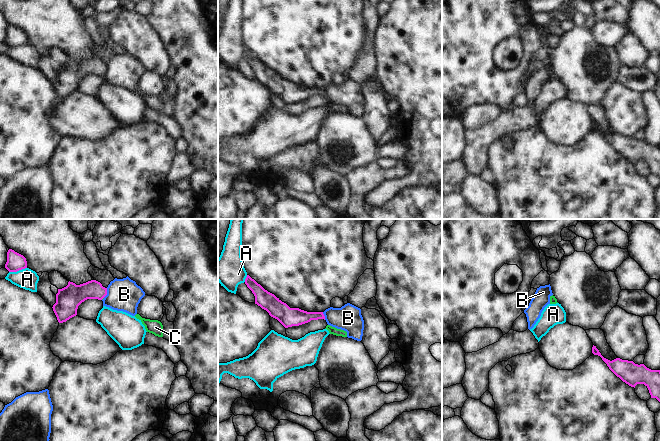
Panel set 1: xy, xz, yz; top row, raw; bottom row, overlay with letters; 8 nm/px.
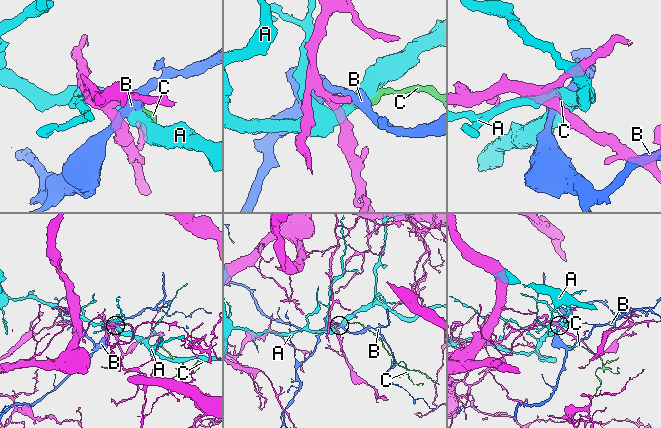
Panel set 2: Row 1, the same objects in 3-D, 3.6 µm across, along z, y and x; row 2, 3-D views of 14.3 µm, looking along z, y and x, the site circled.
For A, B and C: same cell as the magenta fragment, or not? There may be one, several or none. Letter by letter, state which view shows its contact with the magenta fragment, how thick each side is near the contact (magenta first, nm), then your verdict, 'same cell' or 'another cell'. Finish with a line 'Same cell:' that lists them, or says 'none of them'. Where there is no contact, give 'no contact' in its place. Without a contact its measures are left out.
A: meets magenta in xy; 140 nm thick on the magenta side, 160 nm on the other; another cell
B: meets magenta in xy; 160 nm thick on the magenta side, 260 nm on the other; another cell
C: meets magenta in xy; 190 nm thick on the magenta side, 20 nm on the other; same cell
Same cell: C

